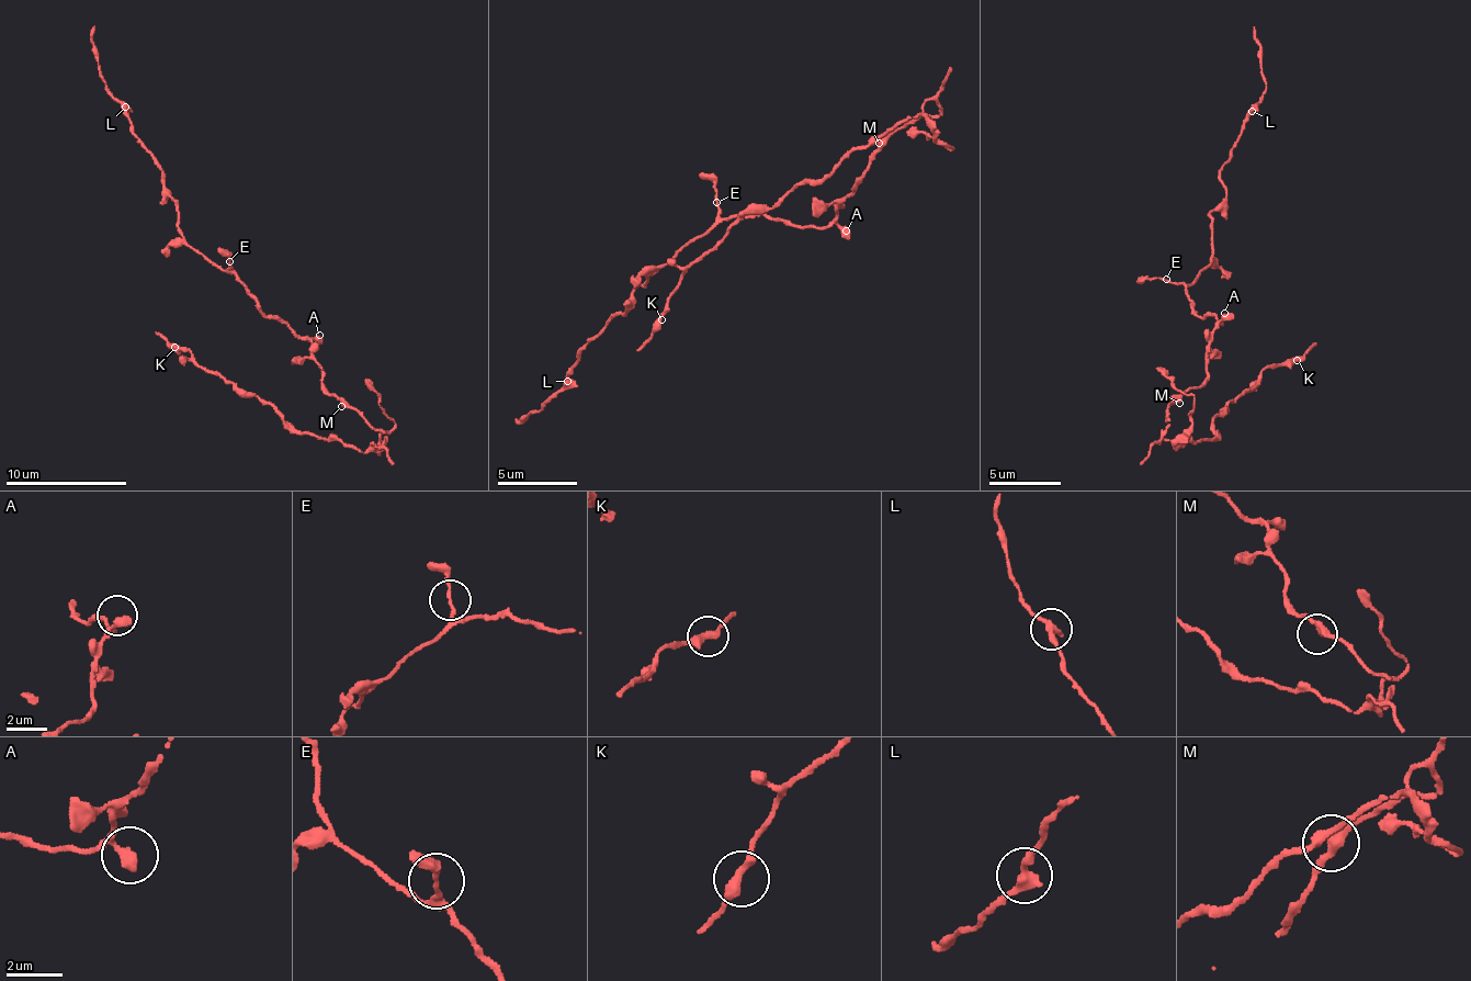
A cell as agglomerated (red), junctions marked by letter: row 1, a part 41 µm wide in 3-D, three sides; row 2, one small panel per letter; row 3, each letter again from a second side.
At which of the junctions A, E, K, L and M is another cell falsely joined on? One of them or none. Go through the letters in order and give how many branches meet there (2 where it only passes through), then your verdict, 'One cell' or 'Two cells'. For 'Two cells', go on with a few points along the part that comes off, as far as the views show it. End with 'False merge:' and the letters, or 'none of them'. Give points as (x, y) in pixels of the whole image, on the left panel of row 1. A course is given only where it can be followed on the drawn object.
A: Branches: 2. One cell
E: Branches: 2. One cell
K: Branches: 2. One cell
L: Branches: 2. One cell
M: Branches: 2. One cell
False merge: none of them

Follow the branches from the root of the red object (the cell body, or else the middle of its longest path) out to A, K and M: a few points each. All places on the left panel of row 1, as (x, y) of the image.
A: (315, 357), (314, 344), (310, 341), (319, 335)
K: (315, 357), (320, 387), (384, 431), (378, 447), (360, 451), (303, 433), (271, 406), (174, 347)
M: (315, 357), (320, 370), (320, 387), (340, 401), (341, 406)

